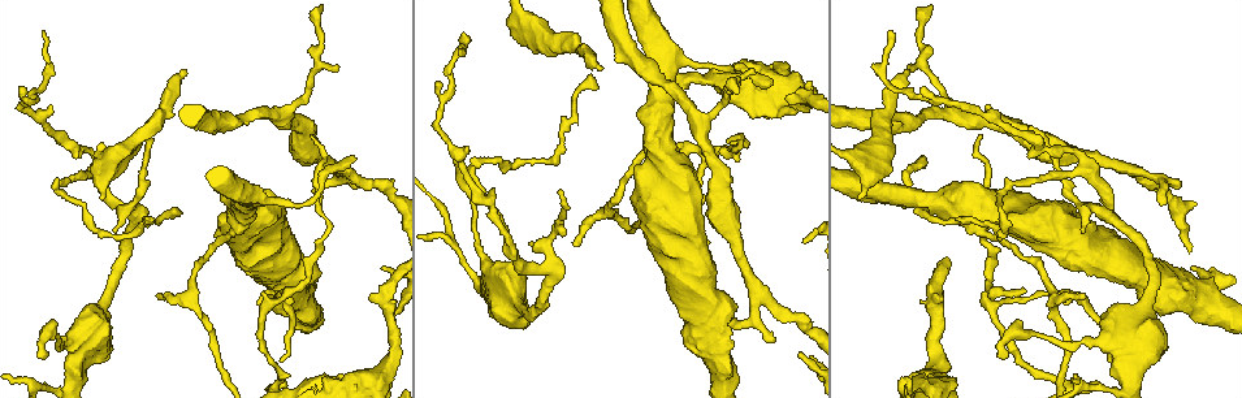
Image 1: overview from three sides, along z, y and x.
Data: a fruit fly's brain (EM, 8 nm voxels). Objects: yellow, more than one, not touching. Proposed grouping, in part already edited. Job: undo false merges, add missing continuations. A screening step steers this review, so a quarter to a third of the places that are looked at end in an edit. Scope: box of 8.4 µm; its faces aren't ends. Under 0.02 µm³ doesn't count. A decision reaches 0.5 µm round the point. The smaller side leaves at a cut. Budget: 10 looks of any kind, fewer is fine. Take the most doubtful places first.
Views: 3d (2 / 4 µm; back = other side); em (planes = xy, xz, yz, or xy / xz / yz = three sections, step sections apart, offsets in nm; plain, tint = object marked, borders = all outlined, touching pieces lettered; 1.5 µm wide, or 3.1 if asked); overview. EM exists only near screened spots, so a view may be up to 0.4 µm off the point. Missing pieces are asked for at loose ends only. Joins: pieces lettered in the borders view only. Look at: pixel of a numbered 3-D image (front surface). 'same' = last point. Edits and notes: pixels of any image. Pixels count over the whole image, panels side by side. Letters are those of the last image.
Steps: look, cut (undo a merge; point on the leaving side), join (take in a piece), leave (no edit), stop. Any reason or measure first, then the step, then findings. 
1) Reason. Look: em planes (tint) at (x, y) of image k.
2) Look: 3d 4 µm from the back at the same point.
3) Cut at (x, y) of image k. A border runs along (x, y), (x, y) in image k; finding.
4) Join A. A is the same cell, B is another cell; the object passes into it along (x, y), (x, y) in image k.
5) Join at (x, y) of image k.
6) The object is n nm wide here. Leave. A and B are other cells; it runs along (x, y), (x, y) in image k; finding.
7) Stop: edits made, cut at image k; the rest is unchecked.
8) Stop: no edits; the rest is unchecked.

Branch stops here. Look: em yz step 8 (borders) at (1081, 230) of image 1.

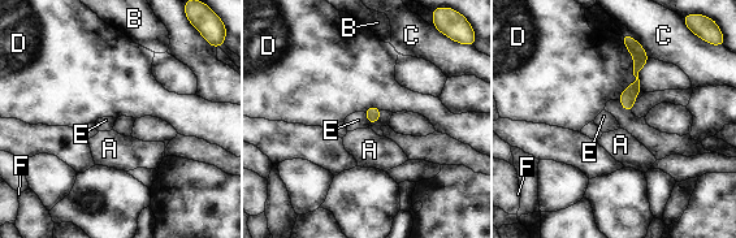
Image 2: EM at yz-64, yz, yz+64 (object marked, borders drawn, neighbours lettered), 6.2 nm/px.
Cut it another way. Look: em planes (borders) at the same point.

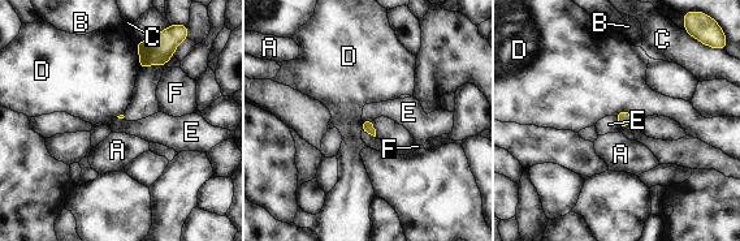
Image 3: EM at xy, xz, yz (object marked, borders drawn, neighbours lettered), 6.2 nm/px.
The longest contact is with D, 170 nm. Leave. A, B, C, D, E and F are other cells; none of them fits.

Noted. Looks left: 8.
Thin end. Look: em xz step 4 (borders) at (772, 336) of image 1.

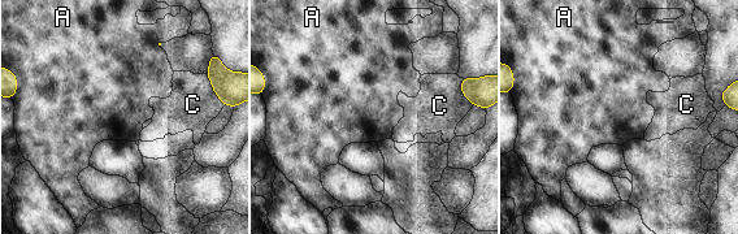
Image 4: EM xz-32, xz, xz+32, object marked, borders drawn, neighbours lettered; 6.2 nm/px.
Look: em planes (borders) at the same point.

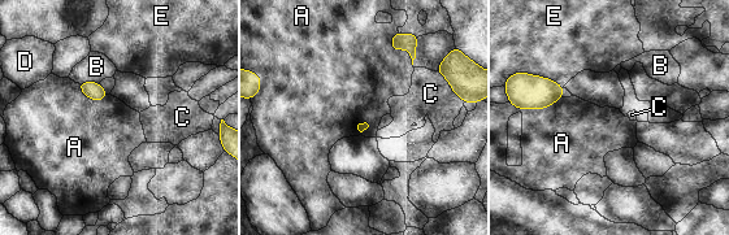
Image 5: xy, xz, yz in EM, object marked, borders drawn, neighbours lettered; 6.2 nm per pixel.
Leave. A, B, C, D and E are other cells; a border runs along (391, 37), (412, 65) in image 5; no lettered piece goes on from it.

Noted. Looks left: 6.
End of a long branch. Look: 3d 2 µm from the back at (892, 31) of image 1.

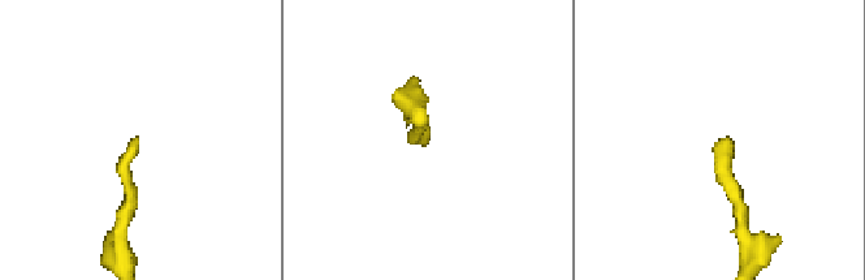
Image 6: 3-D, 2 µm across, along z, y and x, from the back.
Shape alone is not enough. Look: em planes (borders) at (717, 143) of image 6.

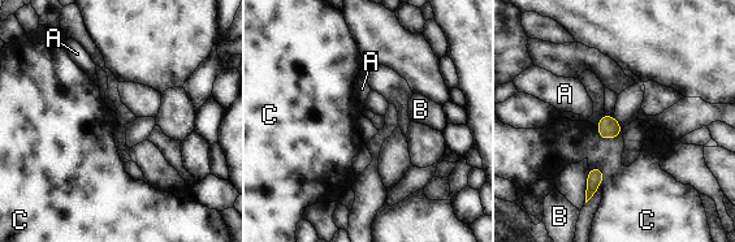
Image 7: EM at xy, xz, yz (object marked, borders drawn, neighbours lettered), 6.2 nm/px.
Leave. A, B and C are other cells; none of them fits.

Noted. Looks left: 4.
Abrupt turn. Look: em planes (borders) at (1004, 188) of image 1.

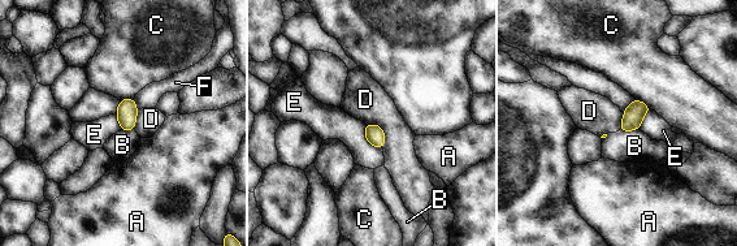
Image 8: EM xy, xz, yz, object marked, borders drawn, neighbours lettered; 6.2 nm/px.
Leave. A, B, C, D, E and F are other cells; a border runs along (365, 124), (384, 130), (384, 149) in image 8; one neuron here.

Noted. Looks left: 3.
Stop: no edits; the rest is unchecked.

